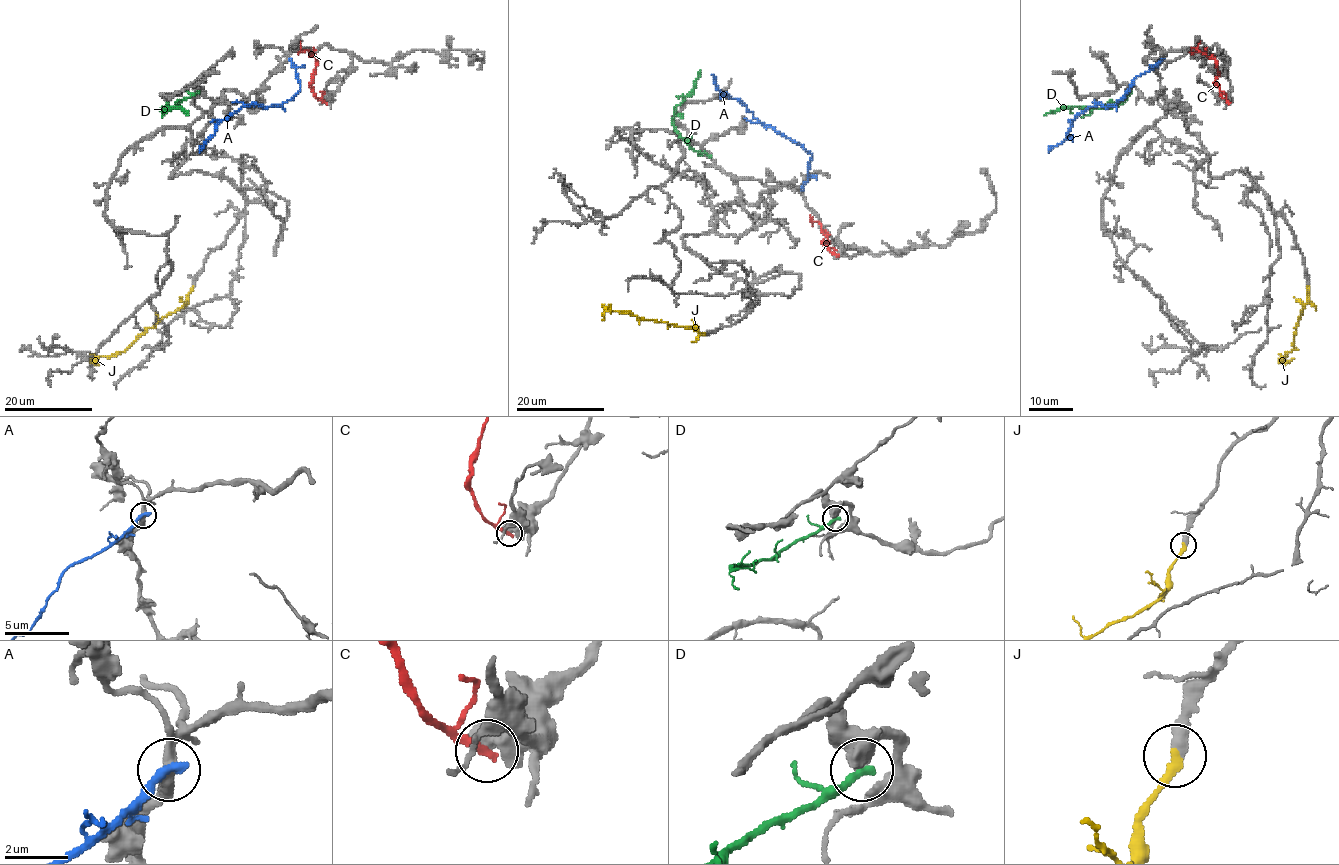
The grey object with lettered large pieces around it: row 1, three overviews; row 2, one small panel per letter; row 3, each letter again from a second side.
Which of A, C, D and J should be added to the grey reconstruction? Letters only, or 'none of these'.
J

